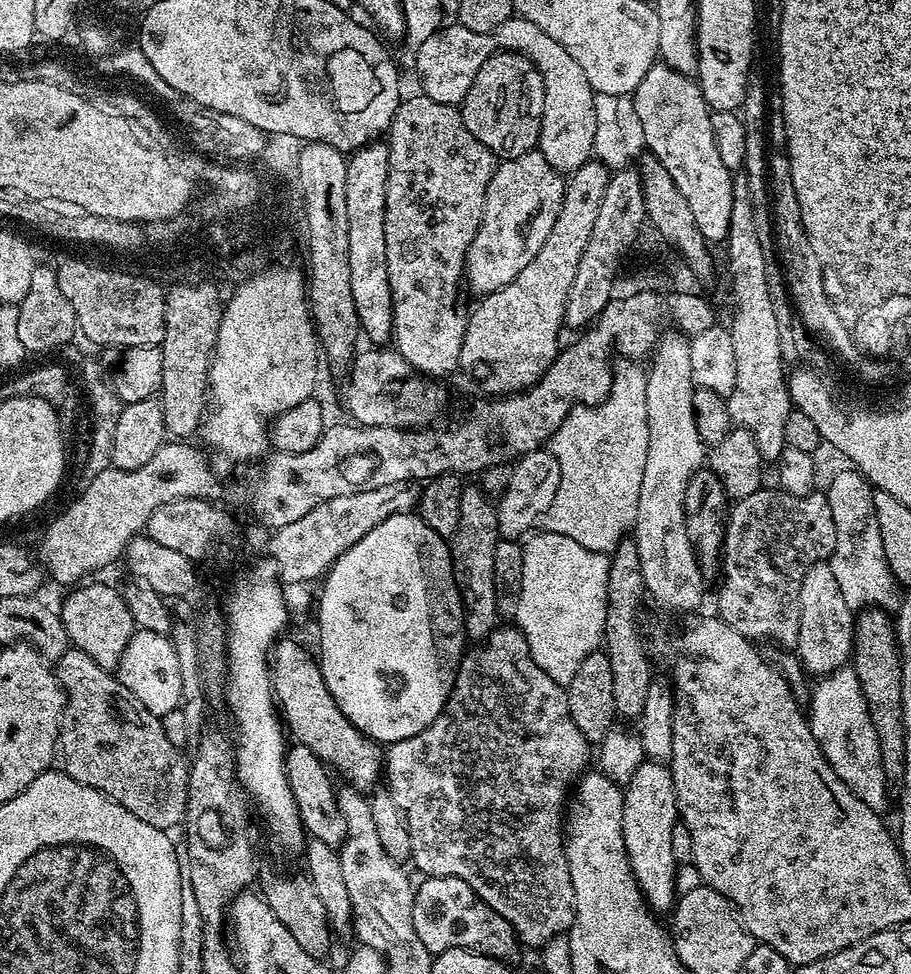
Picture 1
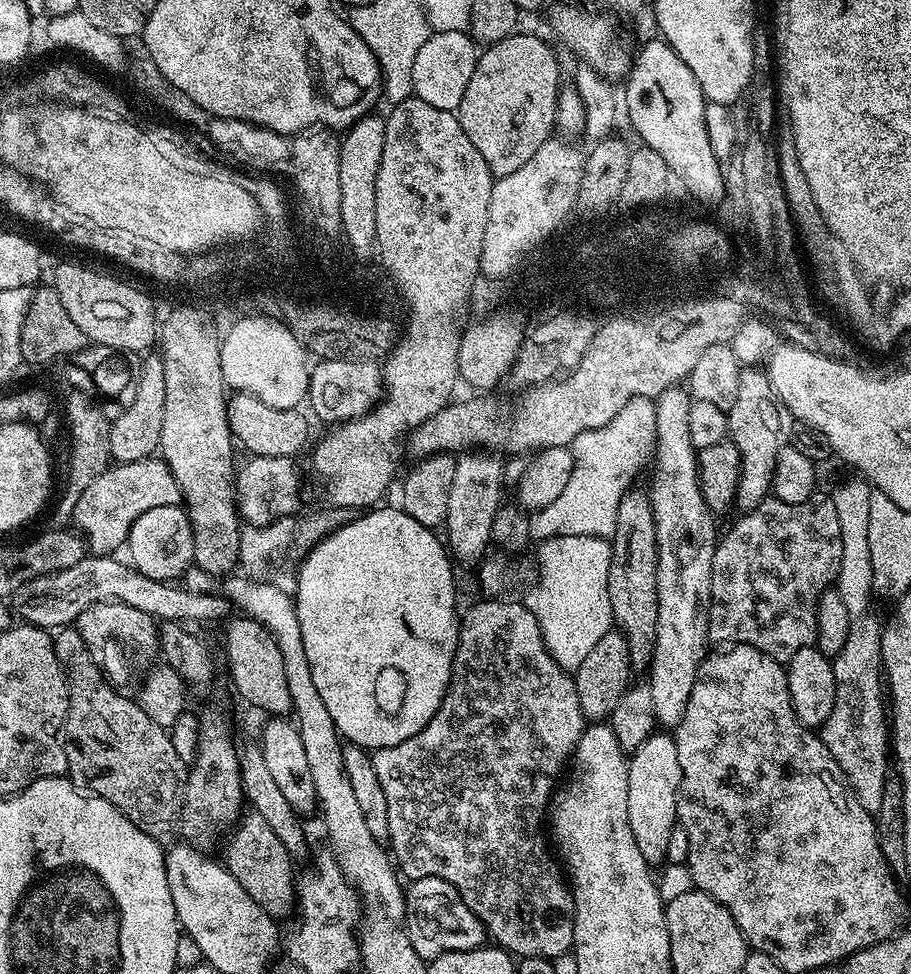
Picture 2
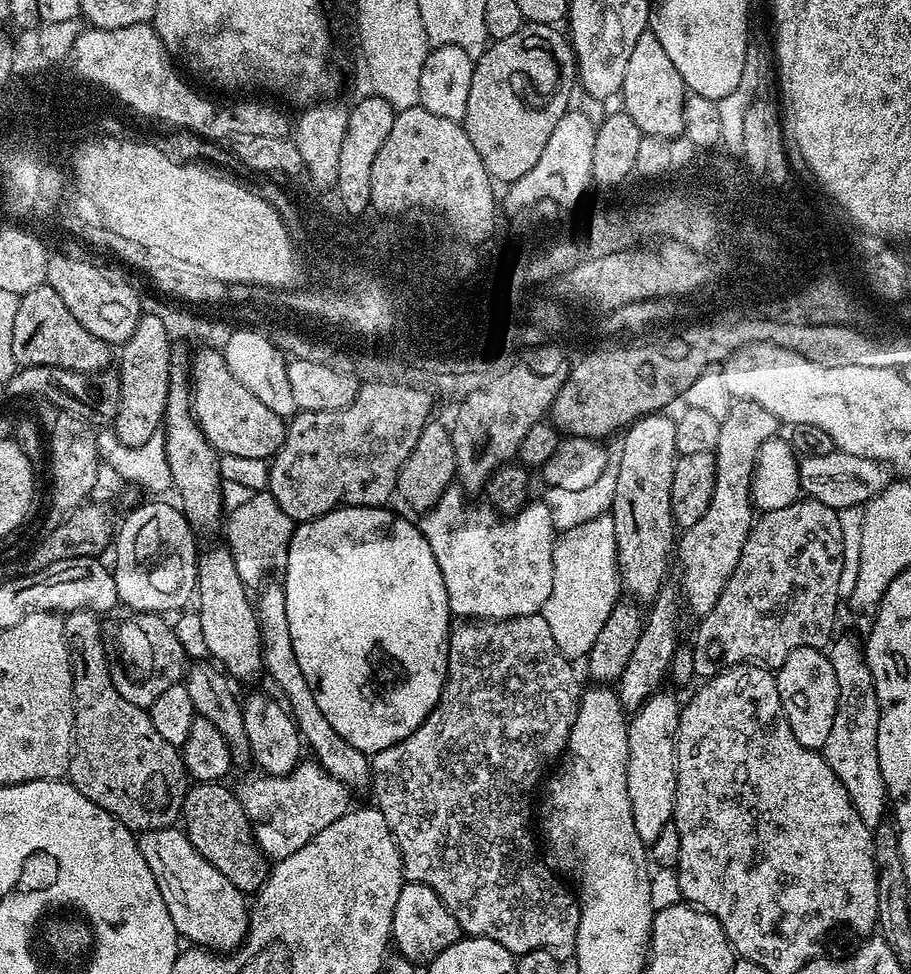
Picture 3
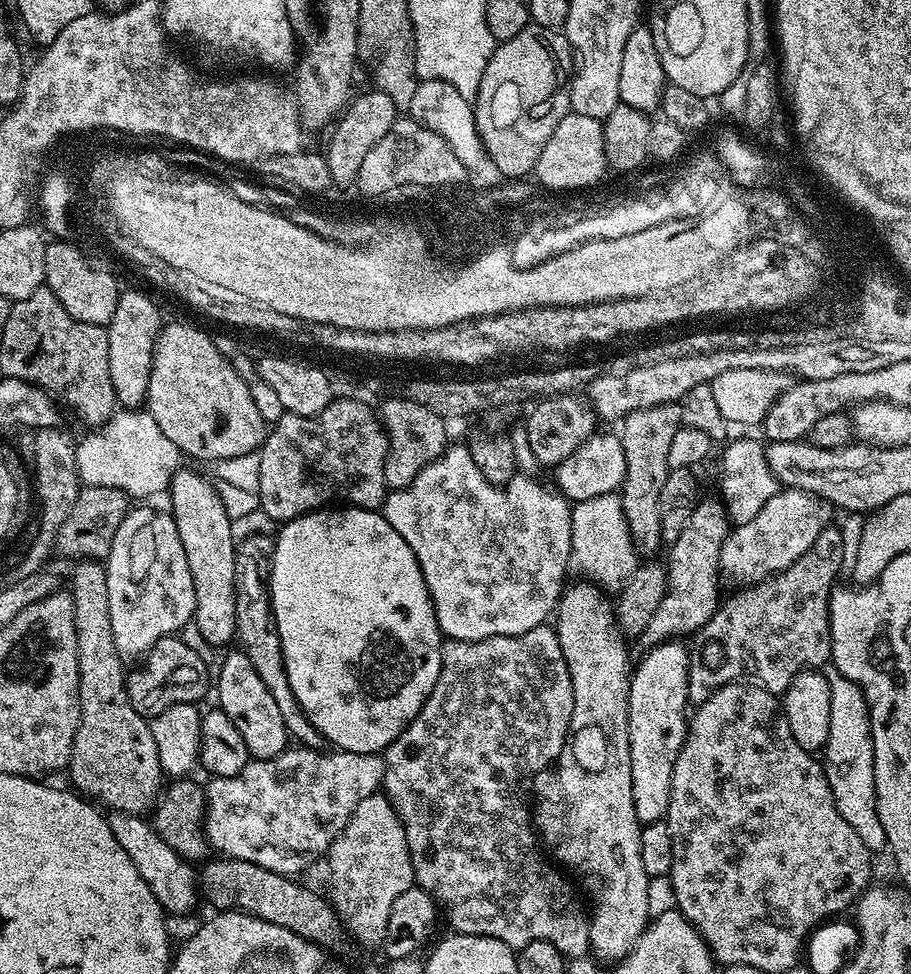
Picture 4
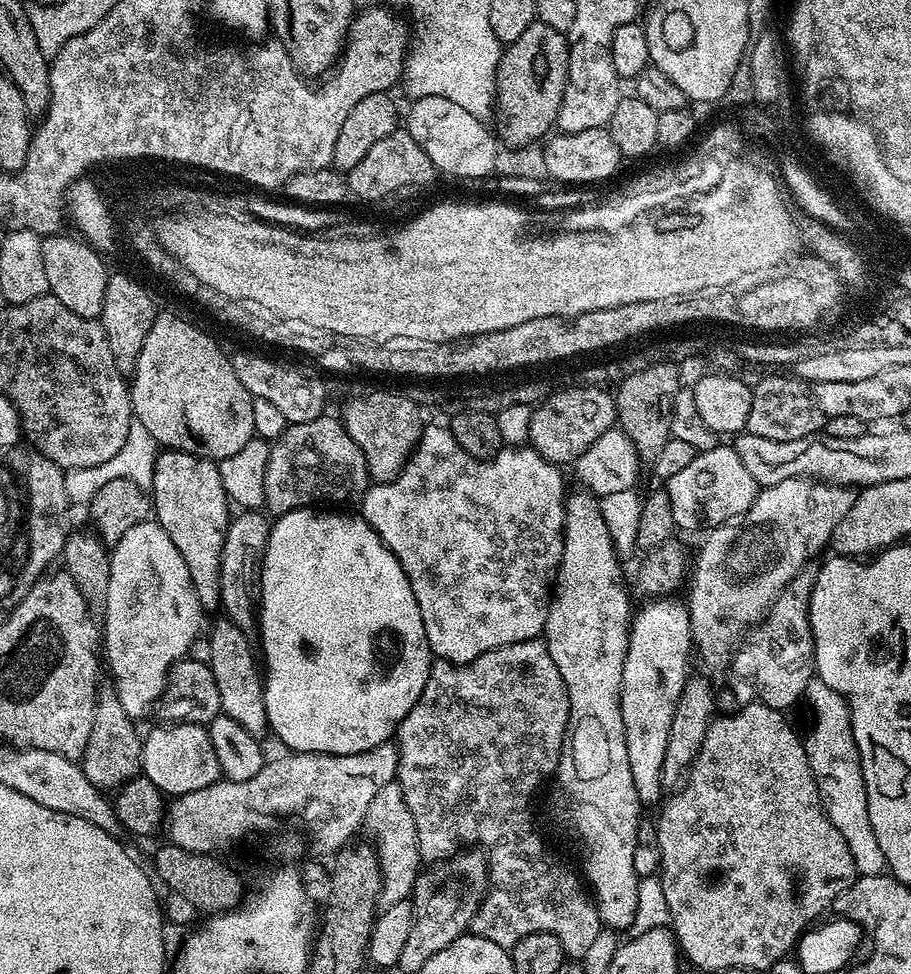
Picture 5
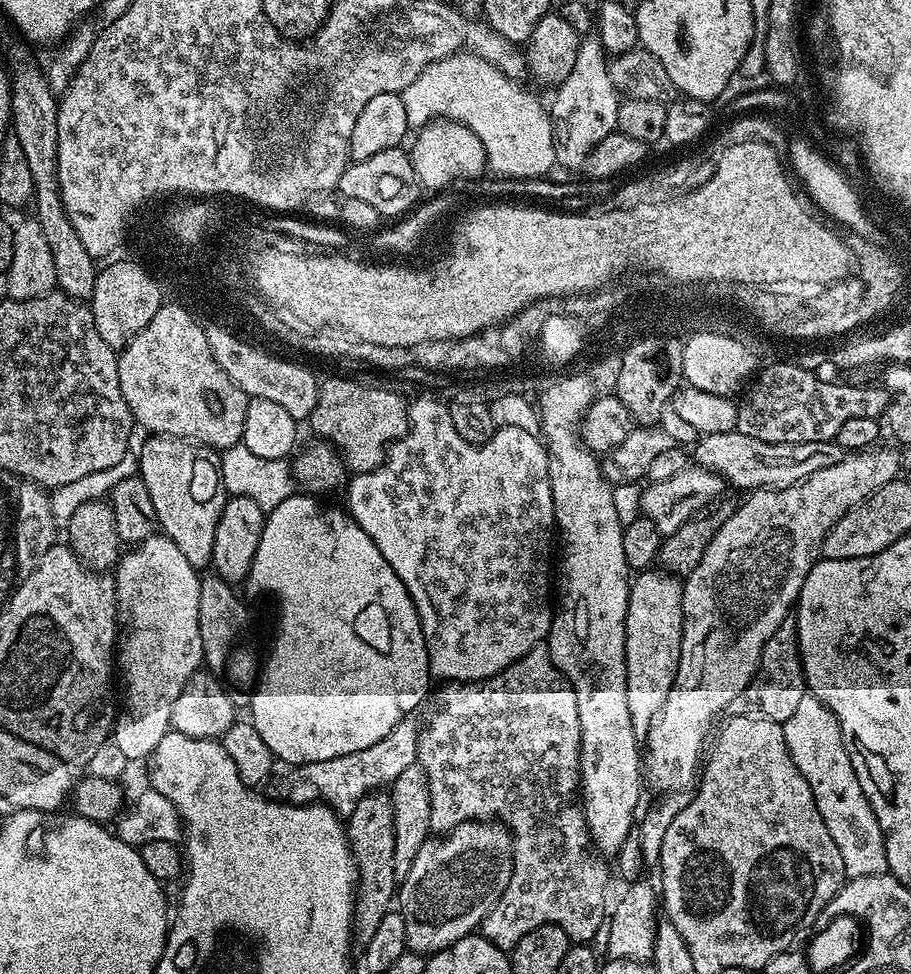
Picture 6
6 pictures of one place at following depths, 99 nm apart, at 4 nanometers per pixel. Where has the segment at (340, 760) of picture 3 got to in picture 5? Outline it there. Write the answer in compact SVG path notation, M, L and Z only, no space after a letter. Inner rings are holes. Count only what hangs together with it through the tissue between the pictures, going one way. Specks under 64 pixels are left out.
M240 510L229 519L228 529L224 532L222 546L222 570L220 571L220 598L222 608L227 619L233 620L241 626L253 623L254 612L246 605L254 600L254 585L258 580L258 573L264 555L264 548L268 544L268 535L272 532L269 517L260 510Z

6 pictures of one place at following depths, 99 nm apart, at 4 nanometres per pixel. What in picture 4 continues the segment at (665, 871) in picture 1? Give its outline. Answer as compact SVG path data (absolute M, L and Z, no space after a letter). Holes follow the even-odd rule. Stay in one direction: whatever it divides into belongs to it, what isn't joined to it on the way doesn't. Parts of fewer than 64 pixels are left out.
M679 639L653 644L640 661L635 661L628 681L628 741L630 742L630 782L634 794L634 814L641 825L664 820L668 815L674 762L688 735L684 707L688 704L688 653Z

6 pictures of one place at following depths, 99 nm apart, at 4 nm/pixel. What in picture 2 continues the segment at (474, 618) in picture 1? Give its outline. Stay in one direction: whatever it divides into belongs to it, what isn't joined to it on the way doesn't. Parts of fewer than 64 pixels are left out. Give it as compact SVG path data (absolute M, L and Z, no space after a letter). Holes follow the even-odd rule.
M484 450L469 451L457 459L454 486L450 486L446 544L451 555L459 563L461 560L464 564L474 563L473 565L475 565L477 562L483 561L486 556L484 551L487 550L488 544L490 548L493 543L494 514L502 503L500 491L505 491L506 488L503 480L504 463L505 461L499 455L489 454Z

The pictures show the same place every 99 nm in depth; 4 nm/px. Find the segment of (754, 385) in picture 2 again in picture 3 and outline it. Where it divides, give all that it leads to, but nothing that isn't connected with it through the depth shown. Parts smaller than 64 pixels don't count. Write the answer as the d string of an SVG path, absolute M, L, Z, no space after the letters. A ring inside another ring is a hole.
M753 400L733 403L730 414L726 414L720 424L721 433L714 451L716 481L713 496L702 518L683 529L674 552L675 559L680 559L680 568L684 571L684 577L680 580L684 600L700 618L712 611L714 602L718 602L718 594L722 594L730 574L734 574L734 566L738 566L742 546L754 523L752 475L756 469L756 459L766 441L778 432L776 416Z

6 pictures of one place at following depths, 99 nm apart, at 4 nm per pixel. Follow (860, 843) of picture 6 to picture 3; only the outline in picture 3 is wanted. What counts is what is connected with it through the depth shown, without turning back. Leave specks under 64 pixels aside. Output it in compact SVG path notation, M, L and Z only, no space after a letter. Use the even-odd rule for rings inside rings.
M837 635L828 645L826 653L838 680L838 704L822 755L842 786L846 786L846 794L850 794L854 810L858 810L858 818L862 818L862 822L866 822L866 826L874 830L885 819L884 808L886 812L890 804L882 770L878 766L880 707L874 690L874 678L870 674L870 666L866 662L859 639Z

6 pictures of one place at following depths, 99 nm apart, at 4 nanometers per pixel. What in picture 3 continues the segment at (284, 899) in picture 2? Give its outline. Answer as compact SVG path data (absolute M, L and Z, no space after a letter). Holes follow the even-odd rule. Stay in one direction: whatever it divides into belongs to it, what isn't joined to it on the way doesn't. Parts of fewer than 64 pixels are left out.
M198 782L184 795L181 817L184 831L196 850L245 894L254 894L264 885L270 871L267 857L257 847L239 795L223 783Z

